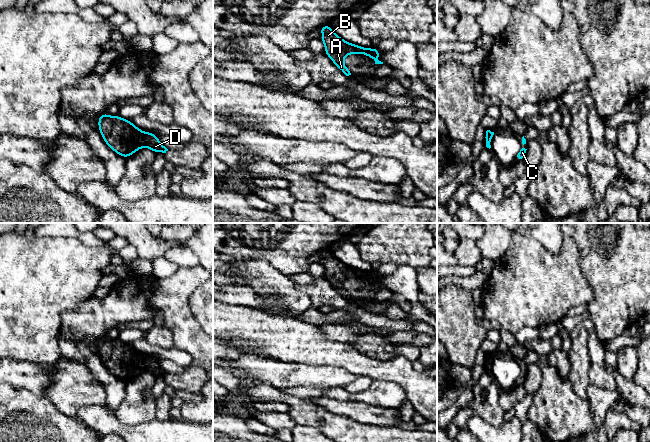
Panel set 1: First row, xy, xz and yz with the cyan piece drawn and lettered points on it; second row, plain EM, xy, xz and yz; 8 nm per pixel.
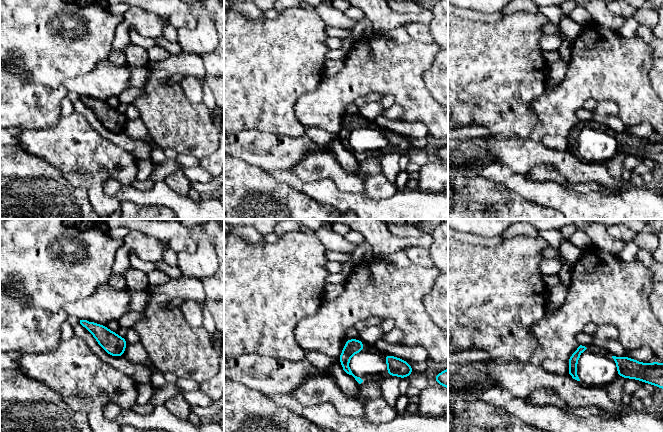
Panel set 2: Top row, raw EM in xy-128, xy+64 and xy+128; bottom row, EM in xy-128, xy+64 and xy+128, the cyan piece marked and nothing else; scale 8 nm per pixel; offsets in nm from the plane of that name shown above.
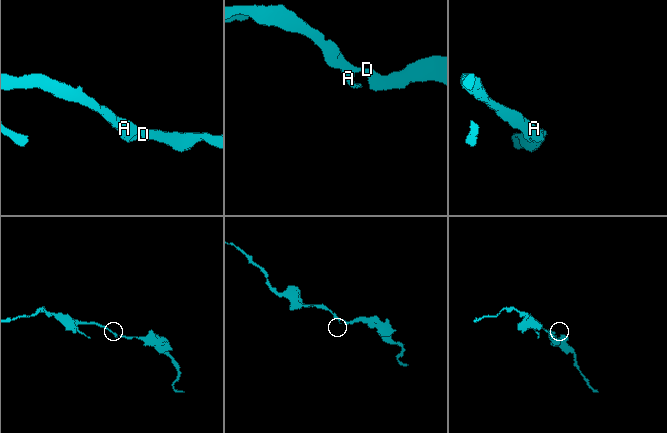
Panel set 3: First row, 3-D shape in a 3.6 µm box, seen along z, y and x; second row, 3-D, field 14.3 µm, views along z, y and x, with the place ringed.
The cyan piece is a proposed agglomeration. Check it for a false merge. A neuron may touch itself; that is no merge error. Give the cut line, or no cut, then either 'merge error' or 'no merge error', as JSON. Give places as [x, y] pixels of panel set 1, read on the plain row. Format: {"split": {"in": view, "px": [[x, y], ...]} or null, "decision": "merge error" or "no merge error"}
{"split": null, "decision": "no merge error"}

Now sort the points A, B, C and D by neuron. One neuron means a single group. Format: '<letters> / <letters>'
A B C D

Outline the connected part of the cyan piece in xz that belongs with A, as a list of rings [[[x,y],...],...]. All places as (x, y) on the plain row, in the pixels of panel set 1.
[[[324,249],[318,252],[322,256],[321,265],[325,270],[325,278],[346,300],[351,299],[344,288],[344,281],[351,278],[364,278],[373,282],[375,288],[383,288],[378,284],[381,275],[376,272],[366,273],[363,270],[351,268],[339,261],[331,252],[331,249]]]

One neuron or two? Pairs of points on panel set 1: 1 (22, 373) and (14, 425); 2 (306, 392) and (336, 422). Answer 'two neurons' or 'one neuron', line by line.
1: two neurons
2: two neurons

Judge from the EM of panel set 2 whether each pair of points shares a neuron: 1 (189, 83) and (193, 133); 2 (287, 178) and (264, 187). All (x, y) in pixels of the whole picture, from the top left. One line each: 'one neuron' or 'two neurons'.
1: two neurons
2: two neurons

